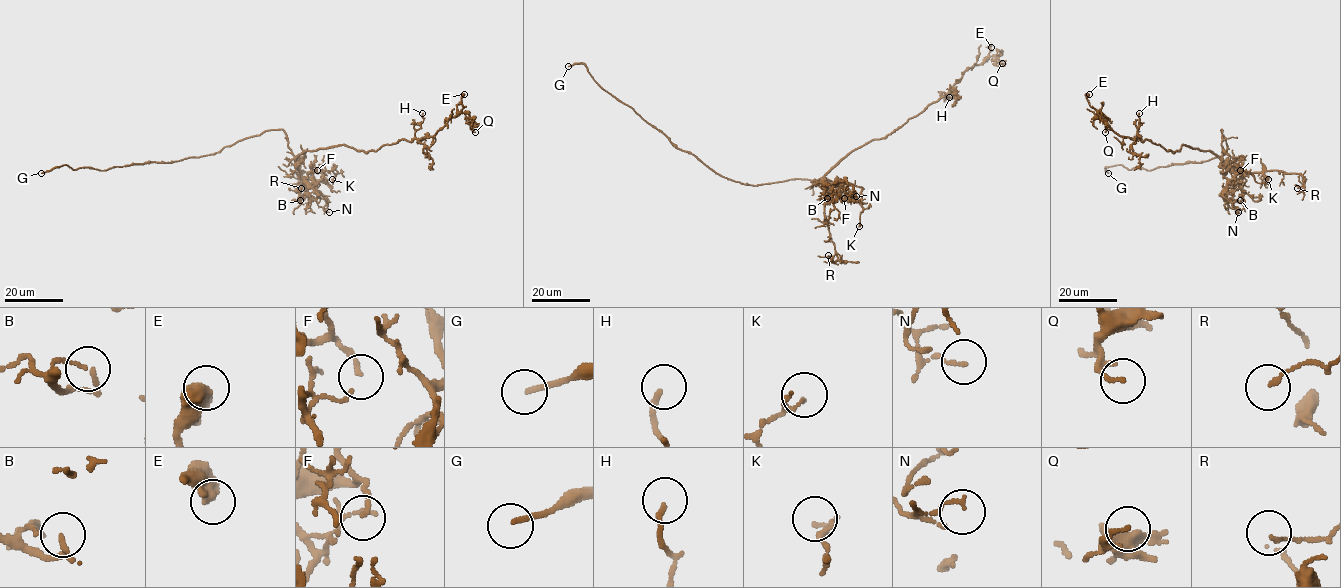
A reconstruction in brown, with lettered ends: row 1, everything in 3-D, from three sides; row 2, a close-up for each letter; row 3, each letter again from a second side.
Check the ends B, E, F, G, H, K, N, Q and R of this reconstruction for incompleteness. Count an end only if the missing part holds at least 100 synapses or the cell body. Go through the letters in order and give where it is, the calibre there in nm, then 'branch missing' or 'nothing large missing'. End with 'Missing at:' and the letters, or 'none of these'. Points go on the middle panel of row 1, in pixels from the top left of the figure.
B: (827, 198) | 160 nm | nothing large missing
E: (991, 47) | 600 nm | nothing large missing
F: (844, 198) | 140 nm | nothing large missing
G: (568, 66) | 170 nm | branch missing
H: (949, 97) | 150 nm | nothing large missing
K: (859, 226) | 80 nm | nothing large missing
N: (856, 196) | 100 nm | nothing large missing
Q: (1002, 63) | 140 nm | nothing large missing
R: (828, 255) | 110 nm | nothing large missing
Missing at: G

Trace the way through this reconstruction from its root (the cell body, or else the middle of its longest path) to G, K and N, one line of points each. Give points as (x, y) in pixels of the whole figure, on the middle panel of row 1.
G: (802, 179), (748, 185), (721, 176), (693, 154), (680, 150), (631, 107), (605, 91), (583, 64), (568, 66)
K: (802, 179), (821, 180), (827, 201), (831, 185), (837, 179), (861, 187), (859, 226)
N: (802, 179), (821, 180), (827, 201), (830, 189), (844, 181), (847, 184), (845, 191), (856, 196)

